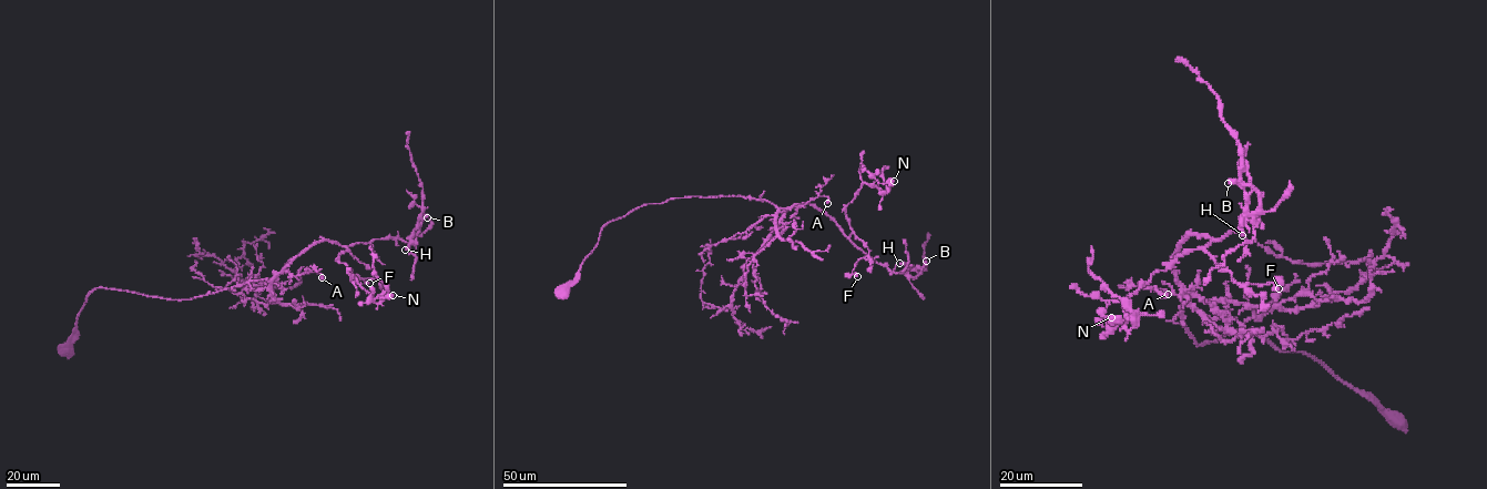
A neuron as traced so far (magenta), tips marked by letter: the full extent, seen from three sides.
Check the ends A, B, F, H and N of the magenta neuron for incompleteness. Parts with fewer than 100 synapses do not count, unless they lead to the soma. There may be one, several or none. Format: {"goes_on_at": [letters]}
{"goes_on_at": []}

